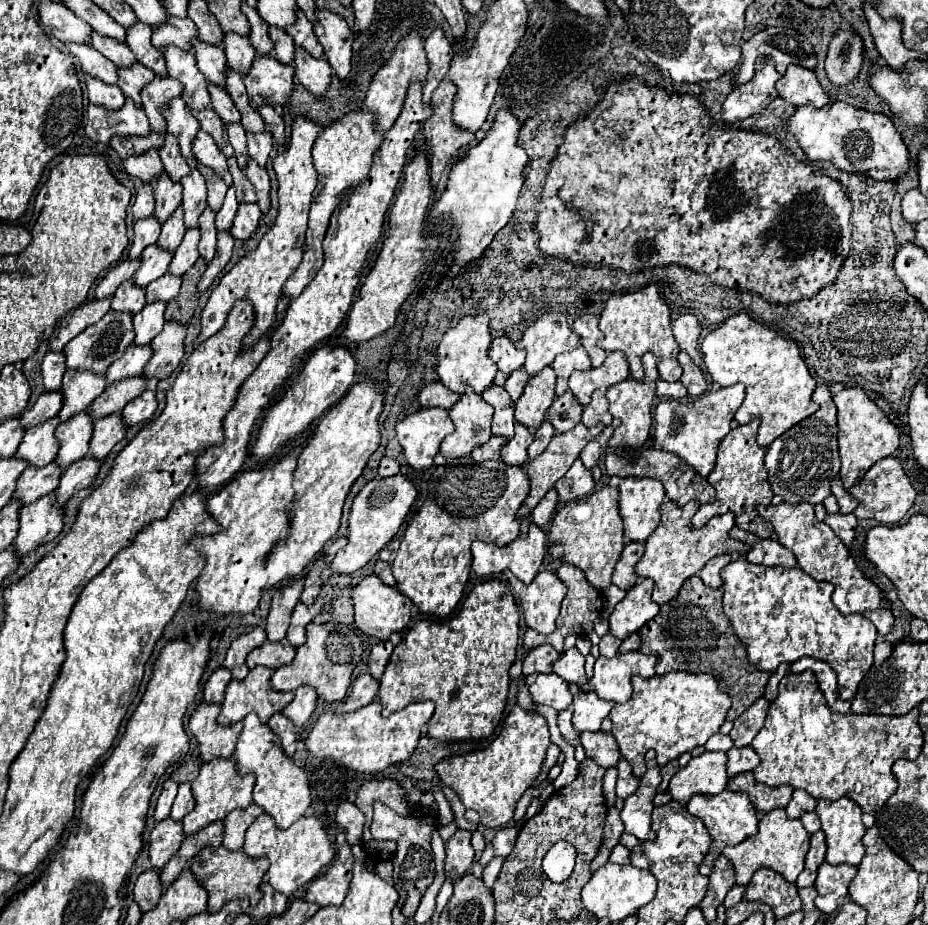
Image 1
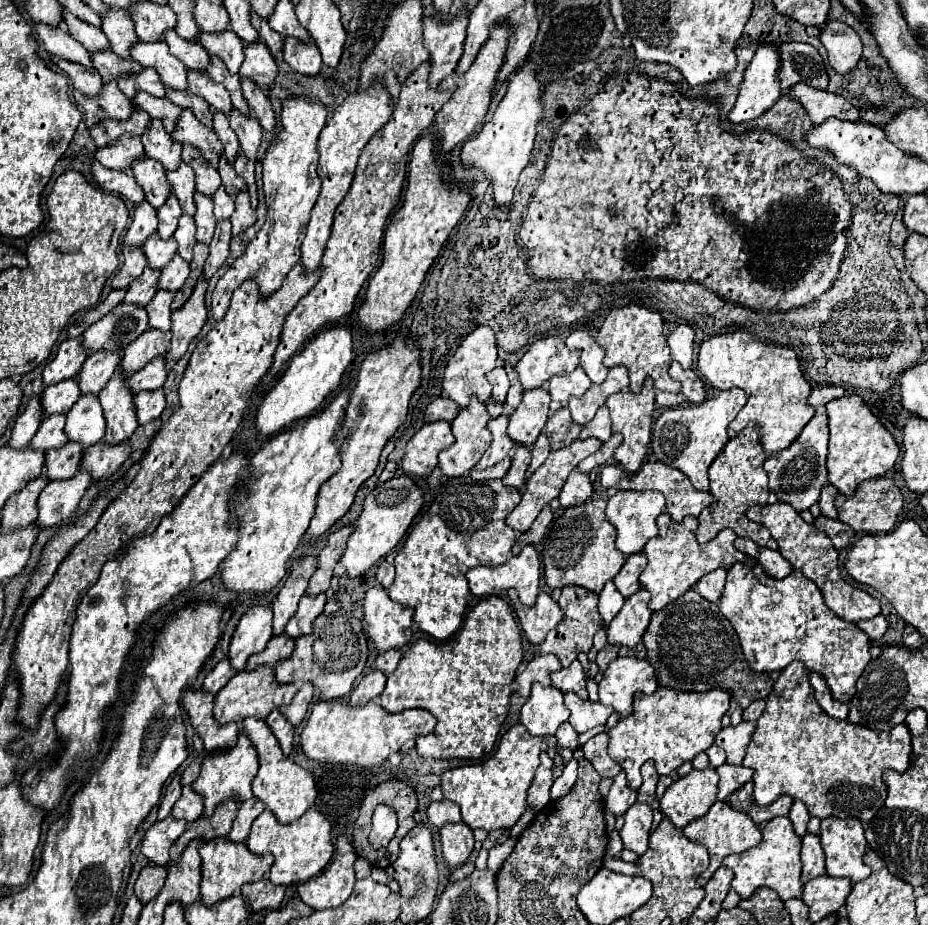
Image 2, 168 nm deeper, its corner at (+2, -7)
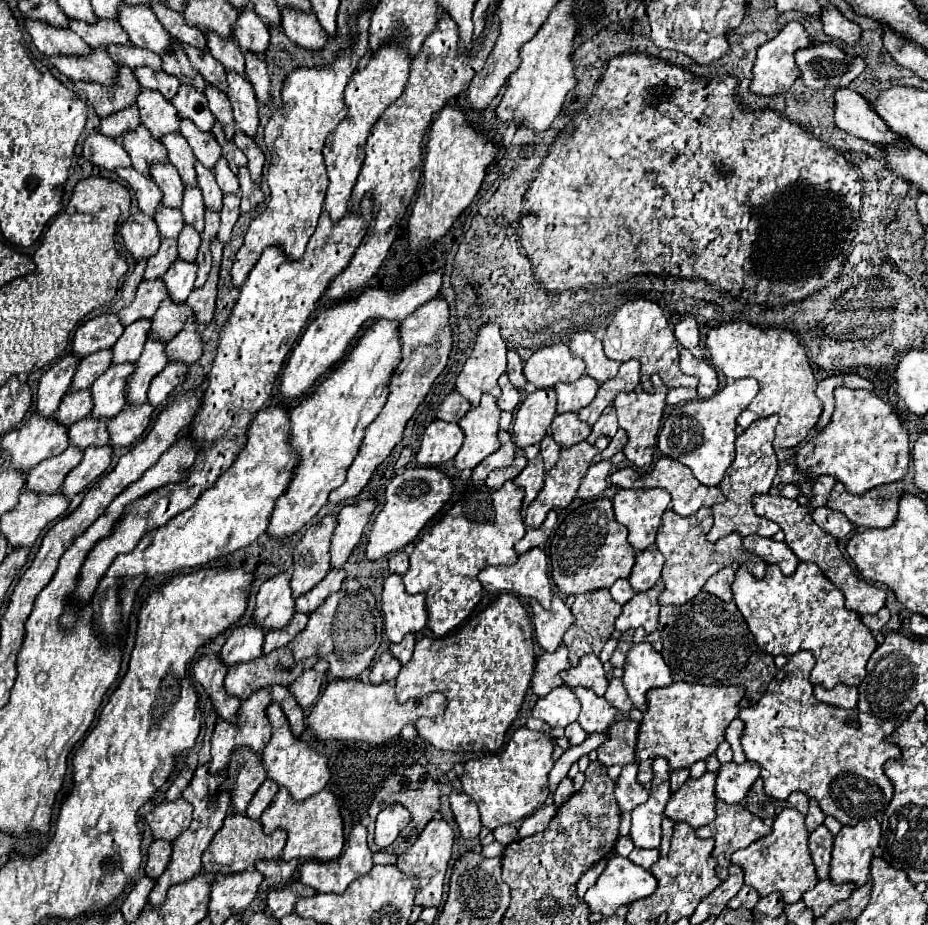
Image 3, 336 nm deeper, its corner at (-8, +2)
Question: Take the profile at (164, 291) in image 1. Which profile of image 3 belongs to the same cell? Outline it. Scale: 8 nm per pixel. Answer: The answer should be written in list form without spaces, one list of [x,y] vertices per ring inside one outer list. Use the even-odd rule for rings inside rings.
[[[185,224],[177,240],[179,240],[179,258],[183,258],[187,262],[195,260],[195,254],[197,254],[199,242],[201,242],[201,234],[195,230],[195,226]]]

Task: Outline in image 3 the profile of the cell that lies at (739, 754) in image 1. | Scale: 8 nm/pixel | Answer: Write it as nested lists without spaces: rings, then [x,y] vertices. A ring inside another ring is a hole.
[[[733,762],[723,764],[717,772],[715,796],[727,804],[741,804],[757,778],[759,766],[755,762],[745,762],[739,766]]]

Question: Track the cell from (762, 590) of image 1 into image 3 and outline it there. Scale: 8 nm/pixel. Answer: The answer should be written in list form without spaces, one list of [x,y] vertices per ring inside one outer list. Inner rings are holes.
[[[801,562],[793,576],[783,576],[779,568],[767,566],[765,578],[757,580],[741,564],[733,582],[733,602],[743,614],[757,646],[771,656],[791,656],[799,650],[809,650],[815,656],[815,668],[809,676],[813,684],[833,688],[835,684],[857,686],[865,678],[865,664],[877,642],[863,626],[855,612],[849,612],[843,594],[821,574],[819,566]]]

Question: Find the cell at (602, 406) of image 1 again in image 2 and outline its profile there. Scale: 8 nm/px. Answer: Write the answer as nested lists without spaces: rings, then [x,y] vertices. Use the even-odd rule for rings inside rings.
[[[603,405],[597,409],[595,417],[583,425],[581,429],[581,439],[587,439],[587,437],[597,437],[601,441],[607,441],[611,437],[611,419],[609,419],[609,409]]]

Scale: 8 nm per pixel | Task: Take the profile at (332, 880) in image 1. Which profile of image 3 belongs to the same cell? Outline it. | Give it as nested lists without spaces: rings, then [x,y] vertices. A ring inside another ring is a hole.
[[[355,824],[345,850],[337,860],[319,862],[307,860],[299,870],[299,878],[303,884],[315,888],[317,892],[335,892],[343,894],[347,886],[367,874],[373,866],[373,852],[367,846],[367,828],[363,824]]]

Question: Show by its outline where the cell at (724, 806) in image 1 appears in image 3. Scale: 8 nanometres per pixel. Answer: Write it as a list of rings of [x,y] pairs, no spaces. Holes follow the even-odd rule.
[[[717,800],[715,810],[717,810],[717,818],[709,826],[699,828],[697,836],[715,840],[715,848],[711,856],[717,860],[717,876],[725,880],[727,868],[731,864],[731,854],[767,836],[771,828],[763,820],[755,818],[741,804],[731,806],[731,804]]]

